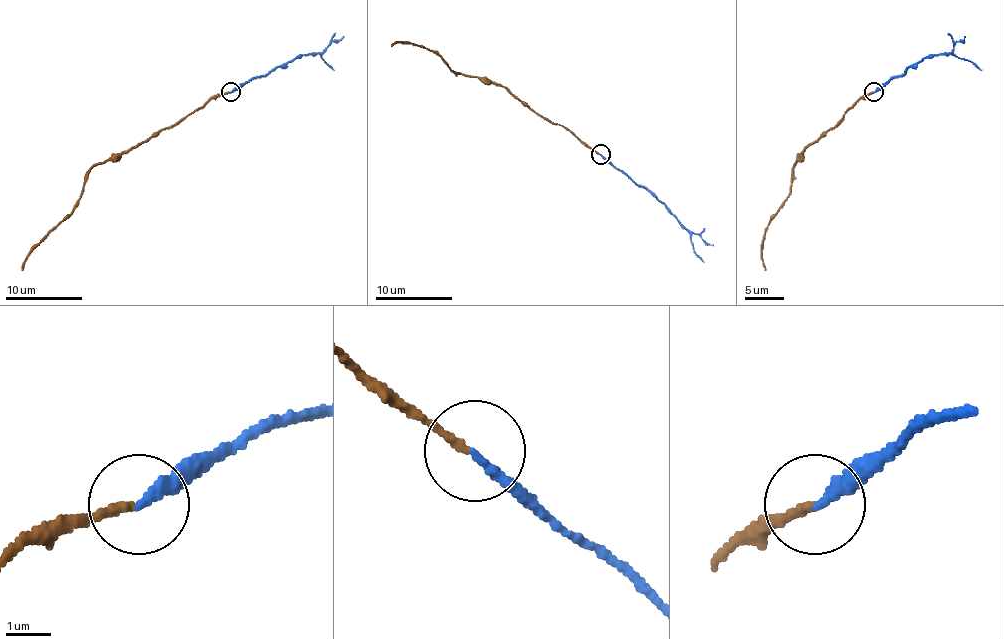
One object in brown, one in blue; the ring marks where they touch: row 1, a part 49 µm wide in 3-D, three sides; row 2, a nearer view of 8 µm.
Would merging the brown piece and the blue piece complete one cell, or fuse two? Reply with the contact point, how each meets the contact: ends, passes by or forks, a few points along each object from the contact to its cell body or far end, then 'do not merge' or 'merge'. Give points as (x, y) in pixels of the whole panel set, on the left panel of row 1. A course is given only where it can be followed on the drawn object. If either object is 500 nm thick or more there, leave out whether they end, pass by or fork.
at (231, 92); brown ends there; blue ends there; brown runs (230, 91), (217, 93), (197, 111), (134, 147), (97, 163), (86, 180), (78, 205), (30, 253), (22, 270); blue runs (230, 91), (251, 78), (261, 78), (284, 66), (296, 57), (319, 55), (334, 70); do not merge

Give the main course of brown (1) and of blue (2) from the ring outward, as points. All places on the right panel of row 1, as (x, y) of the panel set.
1: (874, 91), (866, 93), (795, 163), (783, 205), (764, 234), (766, 270)
2: (874, 91), (889, 78), (897, 78), (926, 57), (951, 55), (972, 60), (982, 70)

